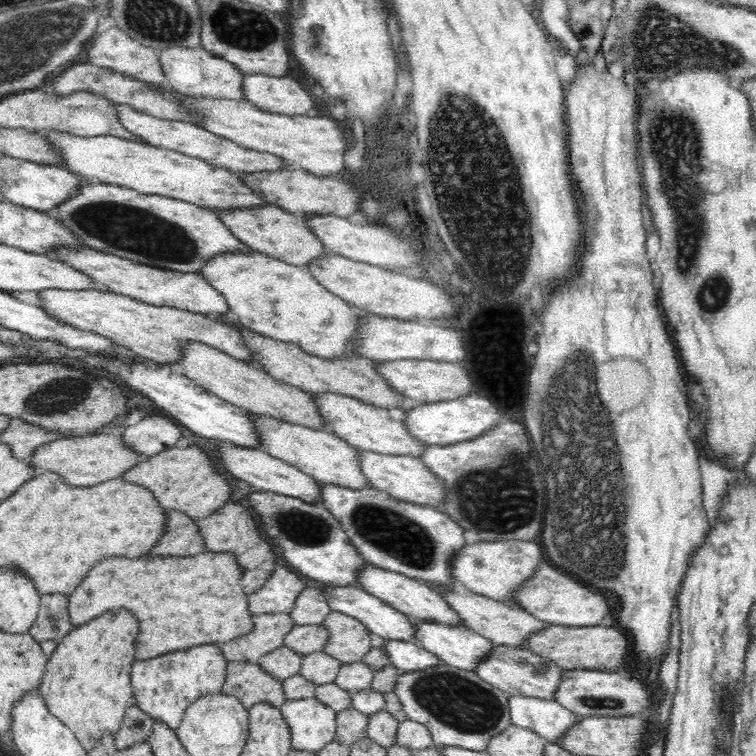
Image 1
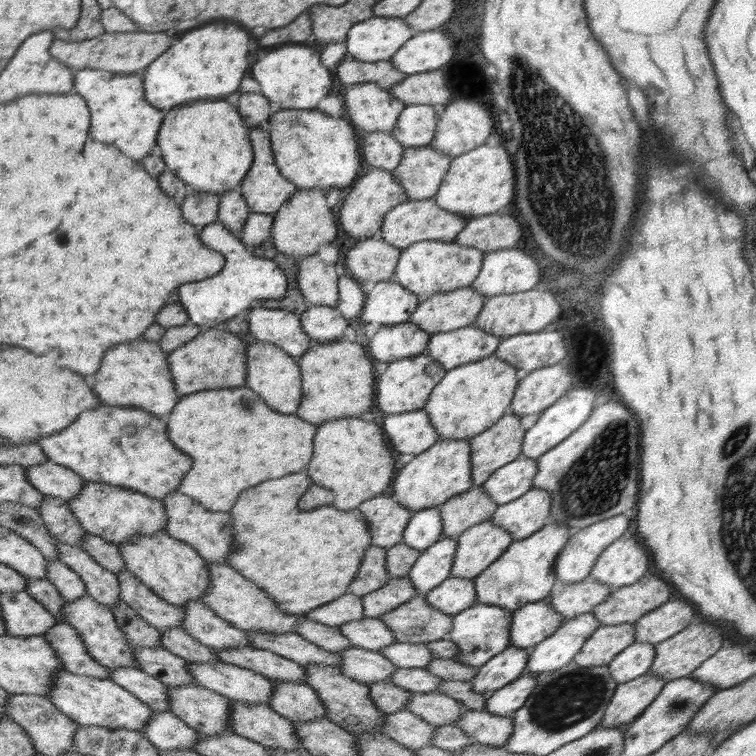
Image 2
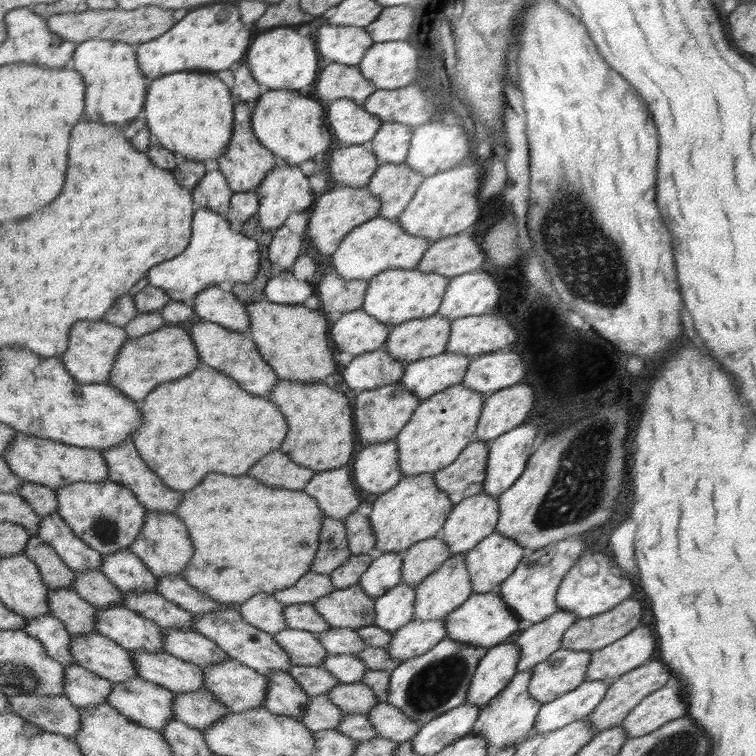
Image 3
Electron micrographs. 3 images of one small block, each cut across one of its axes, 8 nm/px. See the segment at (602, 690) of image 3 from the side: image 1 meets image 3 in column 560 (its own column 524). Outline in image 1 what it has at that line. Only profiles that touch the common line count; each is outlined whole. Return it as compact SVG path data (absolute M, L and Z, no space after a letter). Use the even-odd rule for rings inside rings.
M508 696L512 725L530 729L544 737L547 743L558 743L566 731L580 724L580 717L564 708L556 699Z

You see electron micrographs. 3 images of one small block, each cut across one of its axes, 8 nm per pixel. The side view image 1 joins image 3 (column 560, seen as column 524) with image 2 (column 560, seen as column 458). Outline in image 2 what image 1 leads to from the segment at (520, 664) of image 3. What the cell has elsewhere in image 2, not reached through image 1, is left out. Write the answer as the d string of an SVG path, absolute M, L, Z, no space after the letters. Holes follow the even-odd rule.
M588 575L584 580L568 584L558 596L552 597L551 607L562 615L564 622L579 614L591 612L591 610L604 602L612 592L612 587L598 583Z

